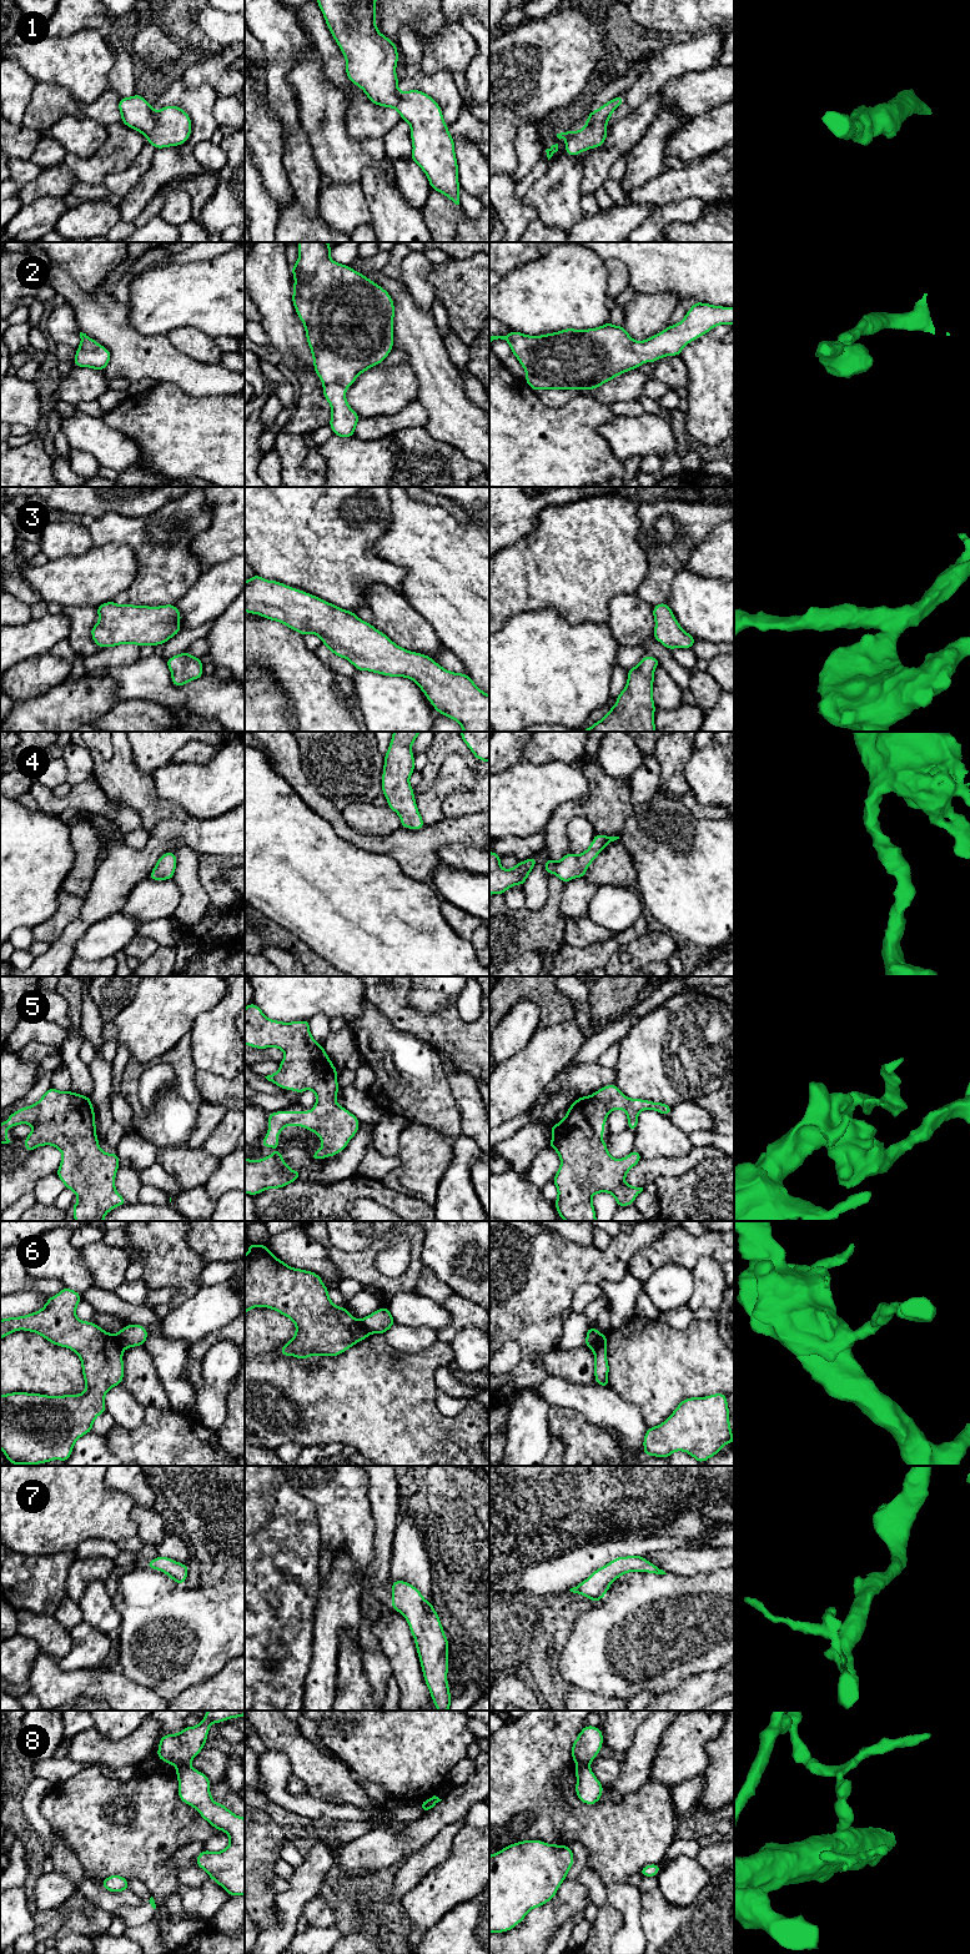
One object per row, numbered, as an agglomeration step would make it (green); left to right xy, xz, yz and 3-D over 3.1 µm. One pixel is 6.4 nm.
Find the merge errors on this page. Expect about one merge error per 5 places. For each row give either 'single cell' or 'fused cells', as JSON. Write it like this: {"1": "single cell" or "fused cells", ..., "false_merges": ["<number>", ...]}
{"1": "single cell", "2": "single cell", "3": "single cell", "4": "single cell", "5": "single cell", "6": "fused cells", "7": "single cell", "8": "fused cells", "false_merges": ["6", "8"]}

